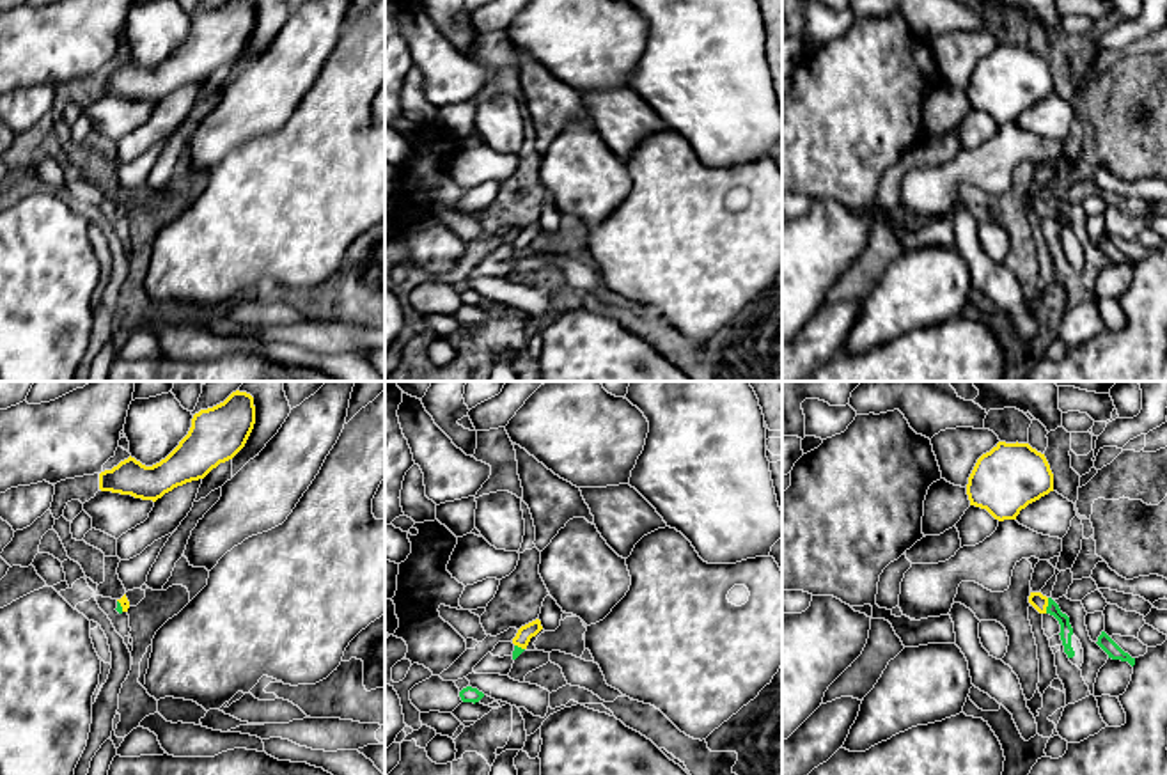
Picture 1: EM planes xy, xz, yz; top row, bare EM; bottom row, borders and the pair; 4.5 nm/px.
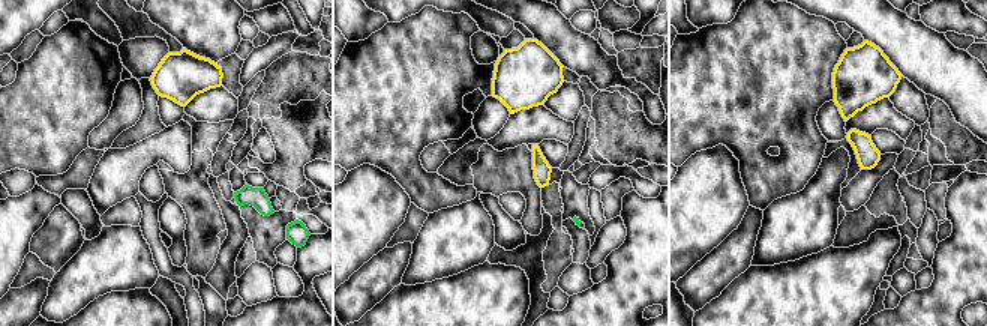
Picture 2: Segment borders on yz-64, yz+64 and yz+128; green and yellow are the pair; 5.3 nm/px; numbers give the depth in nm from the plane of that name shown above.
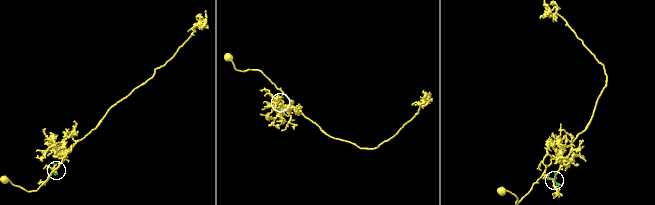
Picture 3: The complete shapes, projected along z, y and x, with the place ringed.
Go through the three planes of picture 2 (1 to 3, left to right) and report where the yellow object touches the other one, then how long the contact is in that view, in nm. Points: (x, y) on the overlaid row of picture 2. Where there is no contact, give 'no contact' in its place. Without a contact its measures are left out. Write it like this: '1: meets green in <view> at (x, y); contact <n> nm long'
1: no contact
2: no contact
3: no contact

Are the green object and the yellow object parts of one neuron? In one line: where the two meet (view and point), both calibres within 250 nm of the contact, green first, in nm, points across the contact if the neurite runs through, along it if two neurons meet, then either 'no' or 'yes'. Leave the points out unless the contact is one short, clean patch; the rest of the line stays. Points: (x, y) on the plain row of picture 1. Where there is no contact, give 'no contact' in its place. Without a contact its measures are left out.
yz (1049, 208) | 60/70 nm | across yz (1052, 211), (1049, 208), (1040, 204) | yes

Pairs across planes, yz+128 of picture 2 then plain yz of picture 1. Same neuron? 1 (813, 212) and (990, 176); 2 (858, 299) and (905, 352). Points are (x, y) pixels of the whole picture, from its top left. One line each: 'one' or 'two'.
1: two
2: one

